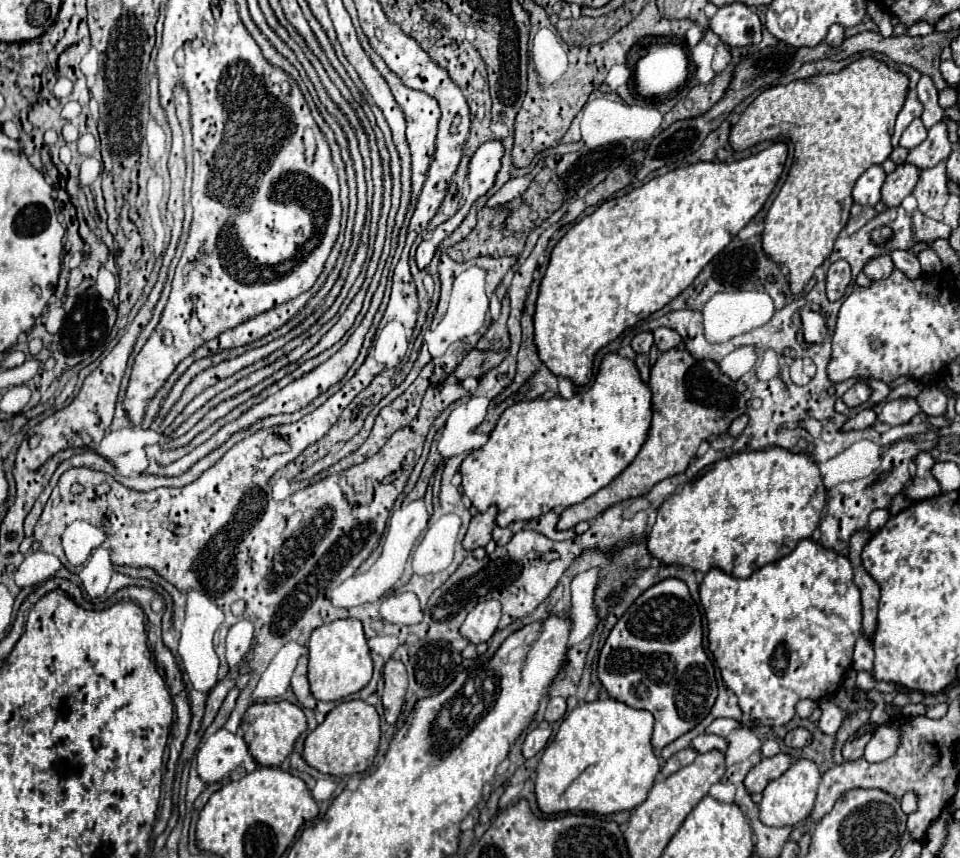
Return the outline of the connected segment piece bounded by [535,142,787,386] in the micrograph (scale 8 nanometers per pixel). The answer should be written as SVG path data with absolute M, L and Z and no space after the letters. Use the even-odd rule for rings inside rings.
M775 142L767 150L737 162L697 162L671 170L621 198L603 202L593 214L585 216L553 248L551 262L541 280L535 310L535 344L541 362L555 374L583 386L593 376L593 356L599 348L634 327L639 320L661 310L679 296L697 274L749 224L773 192L783 164L787 144Z

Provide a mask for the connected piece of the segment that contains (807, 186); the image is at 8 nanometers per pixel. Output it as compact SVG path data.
M867 56L835 74L817 74L813 78L789 82L787 86L773 86L763 90L741 114L735 128L731 128L729 142L733 150L745 150L747 146L774 140L779 136L789 136L795 144L795 162L781 192L767 212L763 230L763 250L777 264L785 264L789 268L789 286L793 294L799 294L805 288L805 284L813 278L815 268L819 268L833 252L833 244L849 220L849 210L853 206L851 190L857 178L871 164L887 160L893 152L893 122L905 104L907 90L909 78L903 72L893 72L885 62Z

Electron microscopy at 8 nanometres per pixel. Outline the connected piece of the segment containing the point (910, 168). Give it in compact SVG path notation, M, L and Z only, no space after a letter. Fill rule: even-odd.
M903 164L897 166L895 172L891 172L881 188L881 200L885 202L887 208L899 206L905 196L909 196L919 182L919 168L913 164Z

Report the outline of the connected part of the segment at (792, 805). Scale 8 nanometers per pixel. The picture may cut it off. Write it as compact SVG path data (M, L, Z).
M811 760L793 762L793 766L781 778L769 782L767 788L763 790L763 800L759 806L761 822L765 822L767 826L797 826L799 822L803 822L813 810L819 780L821 780L821 774L815 762Z

